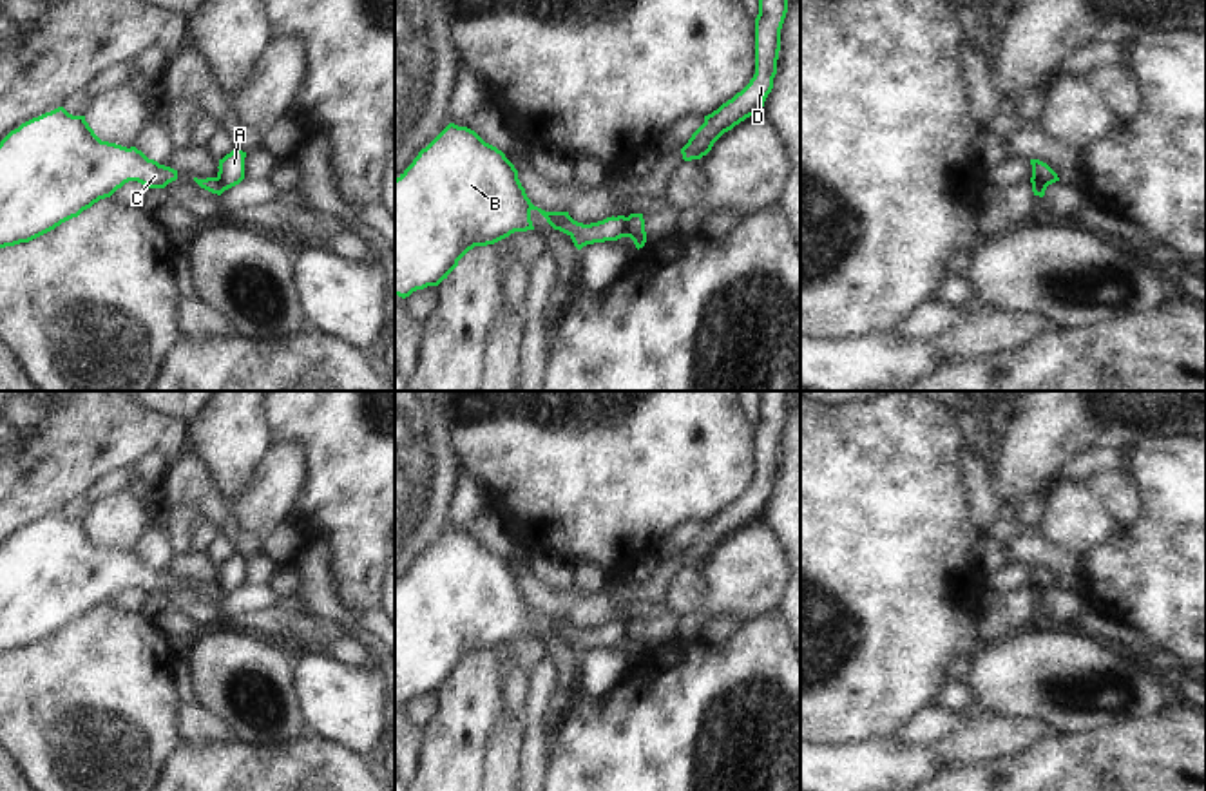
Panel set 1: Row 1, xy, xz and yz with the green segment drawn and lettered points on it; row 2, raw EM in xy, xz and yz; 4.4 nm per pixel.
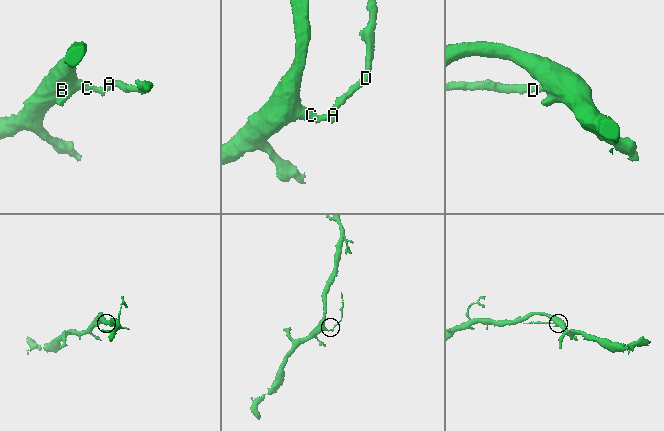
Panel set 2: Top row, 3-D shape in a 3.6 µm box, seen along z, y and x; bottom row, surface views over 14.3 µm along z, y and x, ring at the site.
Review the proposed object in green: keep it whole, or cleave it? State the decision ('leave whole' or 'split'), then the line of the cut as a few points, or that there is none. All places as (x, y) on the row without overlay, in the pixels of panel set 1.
split | xz (627, 623), (622, 641)

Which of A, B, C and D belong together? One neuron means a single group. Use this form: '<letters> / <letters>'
A D / B C

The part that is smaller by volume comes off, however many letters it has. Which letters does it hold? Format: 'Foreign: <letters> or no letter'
Foreign: A, D

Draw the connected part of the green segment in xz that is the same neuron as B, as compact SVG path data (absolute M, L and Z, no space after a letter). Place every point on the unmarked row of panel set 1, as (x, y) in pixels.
M449 529L395 585L395 700L406 704L416 695L438 691L474 652L534 635L532 615L538 615L554 635L567 639L578 655L617 646L627 634L625 621L583 630L569 617L545 617L534 612L518 585L518 576L502 556L485 548L474 536Z

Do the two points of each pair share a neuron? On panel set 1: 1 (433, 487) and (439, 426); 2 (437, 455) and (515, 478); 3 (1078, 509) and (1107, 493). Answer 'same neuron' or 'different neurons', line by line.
1: same neuron
2: different neurons
3: different neurons

